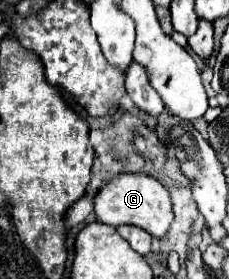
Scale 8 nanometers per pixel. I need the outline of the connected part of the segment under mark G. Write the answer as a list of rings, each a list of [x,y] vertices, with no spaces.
[[[121,173],[113,177],[107,185],[103,185],[95,195],[95,215],[97,215],[97,221],[113,227],[125,225],[125,223],[137,225],[149,231],[155,239],[161,239],[173,221],[167,189],[157,179],[147,177],[143,173]]]

